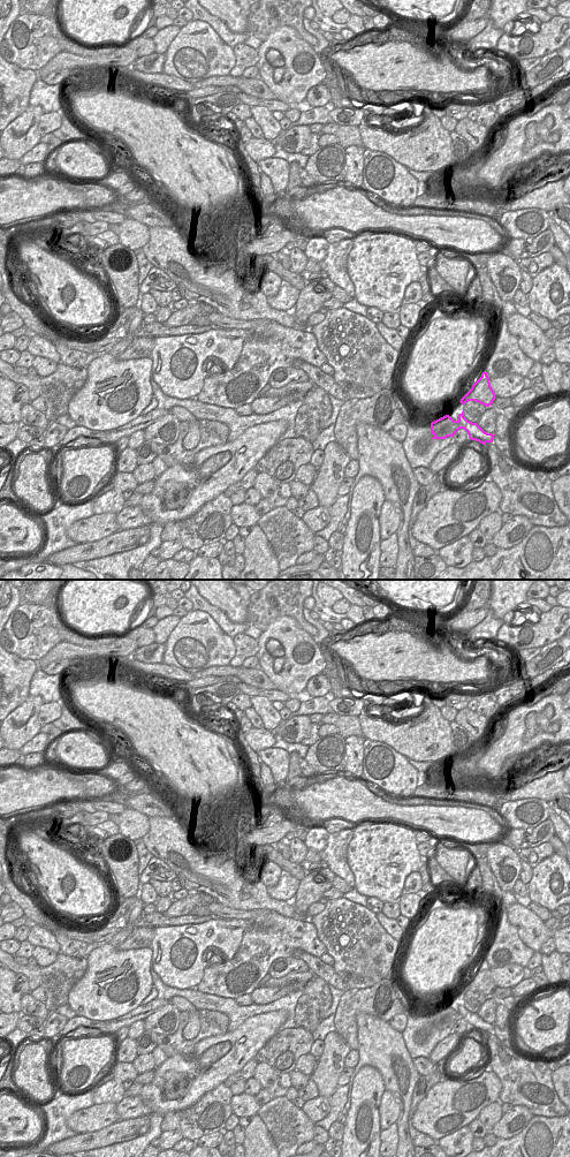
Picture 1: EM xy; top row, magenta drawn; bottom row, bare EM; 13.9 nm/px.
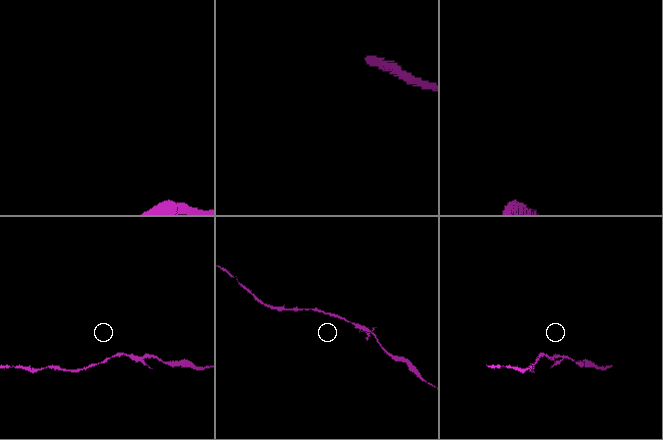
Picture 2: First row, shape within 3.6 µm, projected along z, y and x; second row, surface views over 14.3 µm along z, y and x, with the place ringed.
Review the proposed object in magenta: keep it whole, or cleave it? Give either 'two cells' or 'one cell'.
one cell

